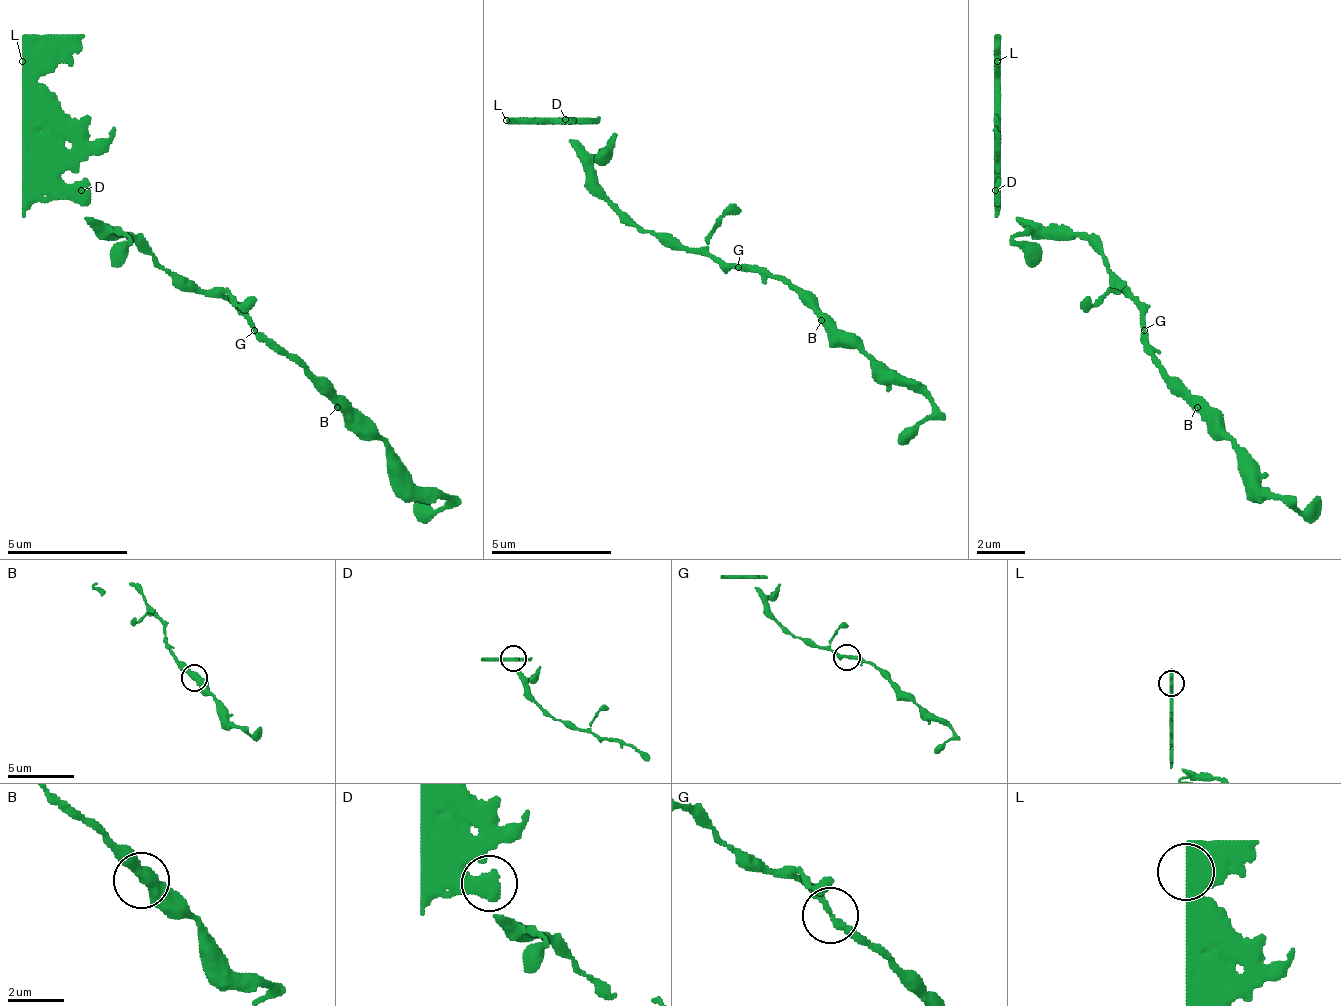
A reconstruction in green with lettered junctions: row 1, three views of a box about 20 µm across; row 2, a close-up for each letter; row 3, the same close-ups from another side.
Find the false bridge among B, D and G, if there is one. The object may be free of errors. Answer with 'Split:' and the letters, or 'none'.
Split: D

